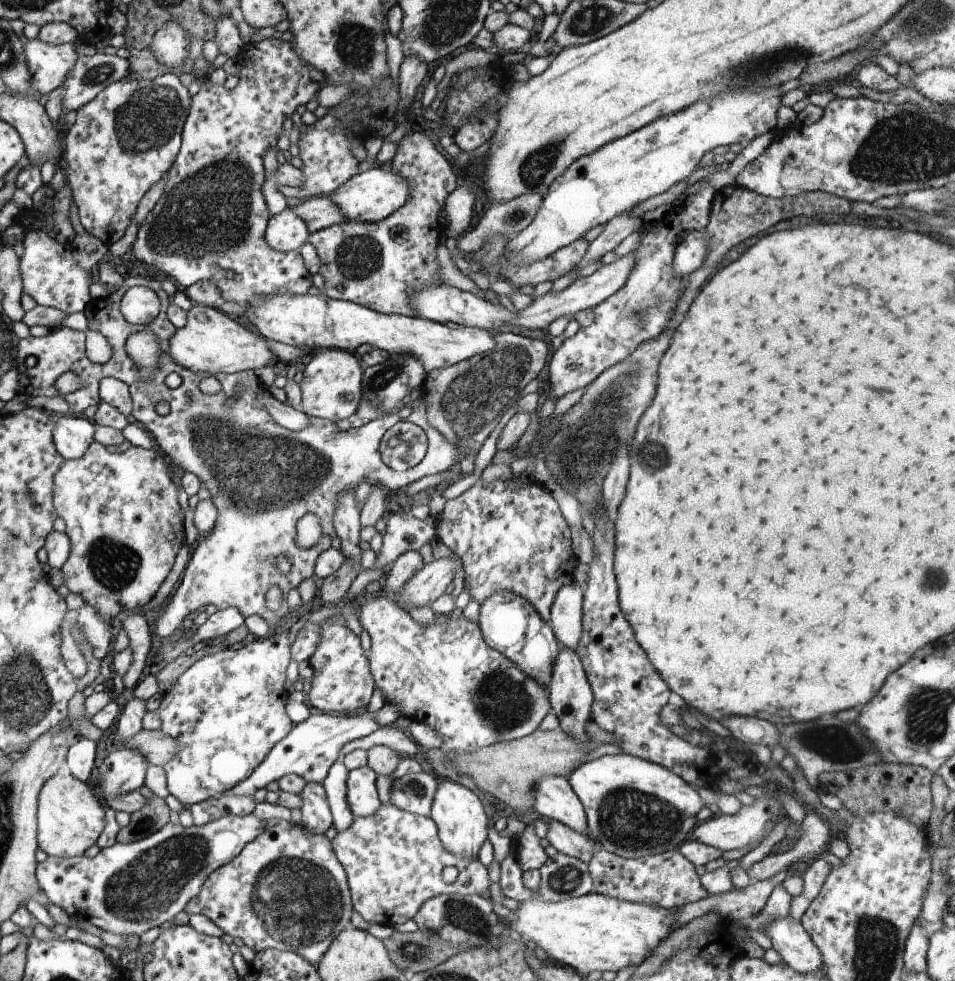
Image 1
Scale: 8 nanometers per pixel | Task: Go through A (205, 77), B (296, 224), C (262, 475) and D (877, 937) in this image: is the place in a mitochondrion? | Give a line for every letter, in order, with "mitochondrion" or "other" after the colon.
A: other
B: other
C: mitochondrion
D: mitochondrion

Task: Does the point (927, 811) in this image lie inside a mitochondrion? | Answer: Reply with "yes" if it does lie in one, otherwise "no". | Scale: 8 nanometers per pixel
no

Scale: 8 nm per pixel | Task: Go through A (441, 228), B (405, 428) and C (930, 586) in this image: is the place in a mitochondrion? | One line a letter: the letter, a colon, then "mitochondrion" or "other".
A: other
B: mitochondrion
C: mitochondrion

